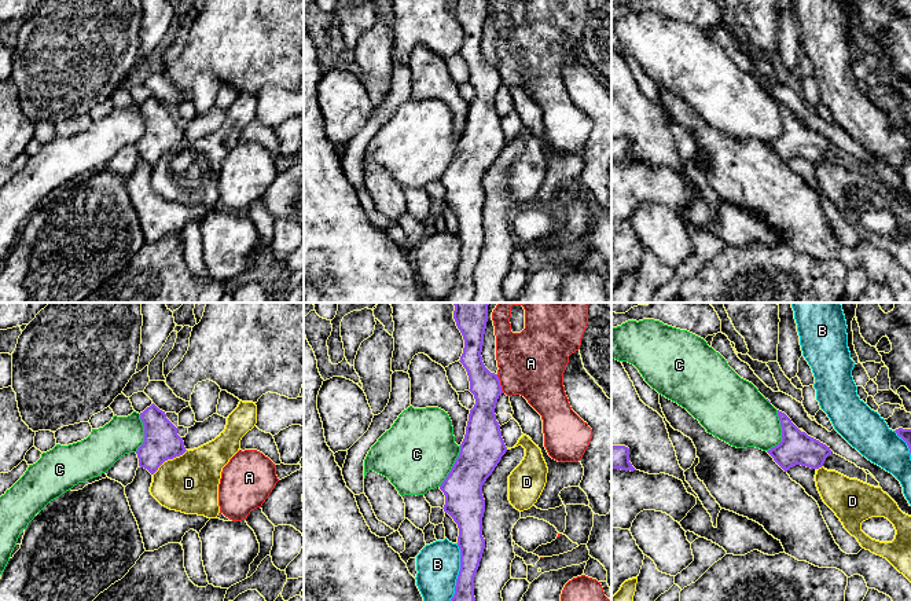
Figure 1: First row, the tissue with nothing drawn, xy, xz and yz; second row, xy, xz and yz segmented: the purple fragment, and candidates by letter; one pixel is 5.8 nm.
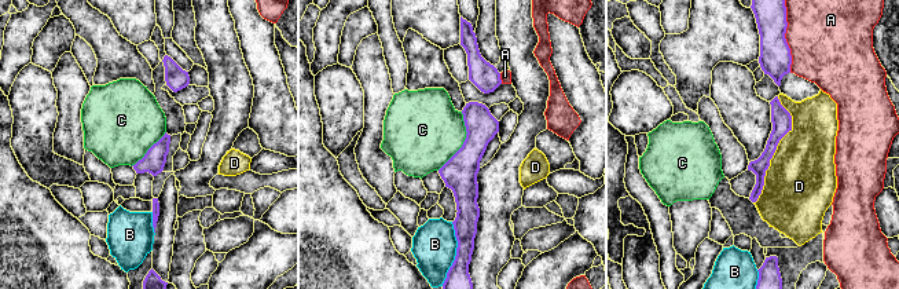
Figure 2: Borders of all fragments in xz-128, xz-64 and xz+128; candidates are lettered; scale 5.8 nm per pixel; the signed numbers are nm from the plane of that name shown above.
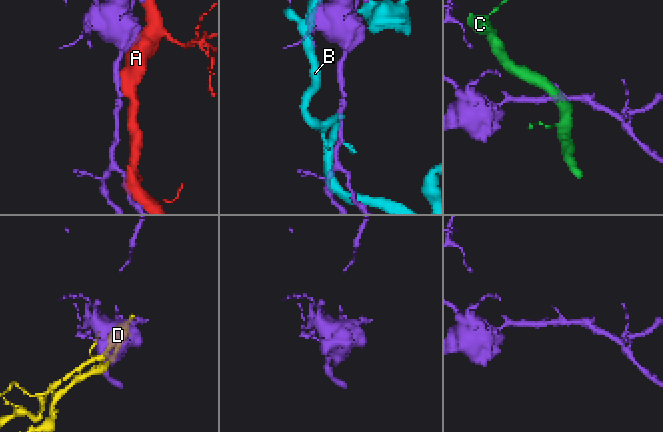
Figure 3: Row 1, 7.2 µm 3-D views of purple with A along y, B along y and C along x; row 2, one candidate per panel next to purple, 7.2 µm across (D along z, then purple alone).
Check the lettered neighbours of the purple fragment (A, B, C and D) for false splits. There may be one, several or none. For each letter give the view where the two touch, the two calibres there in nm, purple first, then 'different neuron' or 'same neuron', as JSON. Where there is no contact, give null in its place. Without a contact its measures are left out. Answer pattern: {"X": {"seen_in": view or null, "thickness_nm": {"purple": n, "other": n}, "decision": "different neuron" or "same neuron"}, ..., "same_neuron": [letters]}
{"A": {"seen_in": "xz", "thickness_nm": {"purple": 170, "other": 380}, "decision": "different neuron"}, "B": {"seen_in": "xz", "thickness_nm": {"purple": 160, "other": 260}, "decision": "different neuron"}, "C": {"seen_in": "yz", "thickness_nm": {"purple": 190, "other": 360}, "decision": "different neuron"}, "D": {"seen_in": "xy", "thickness_nm": {"purple": 200, "other": 340}, "decision": "different neuron"}, "same_neuron": []}

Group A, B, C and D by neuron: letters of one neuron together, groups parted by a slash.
A / B / C / D

